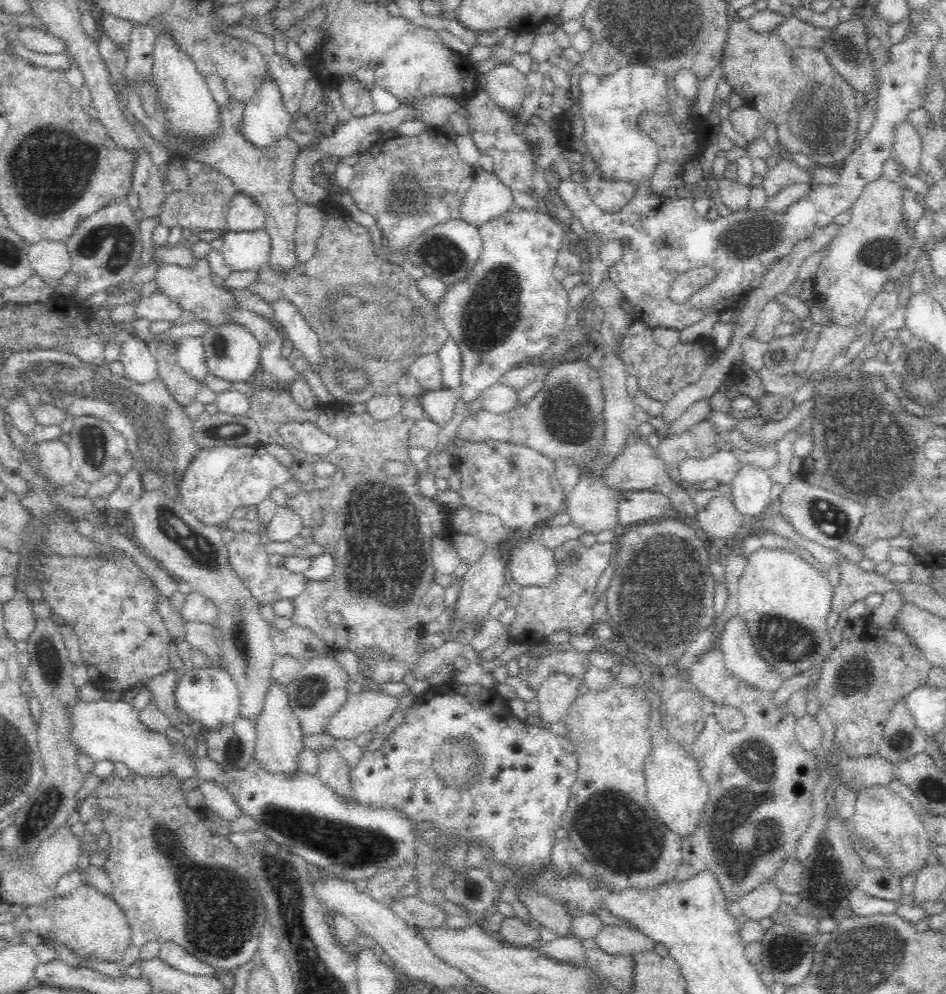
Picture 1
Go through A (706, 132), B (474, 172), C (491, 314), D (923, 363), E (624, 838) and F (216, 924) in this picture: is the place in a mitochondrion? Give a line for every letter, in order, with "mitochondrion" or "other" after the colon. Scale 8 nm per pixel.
A: other
B: other
C: mitochondrion
D: mitochondrion
E: mitochondrion
F: mitochondrion

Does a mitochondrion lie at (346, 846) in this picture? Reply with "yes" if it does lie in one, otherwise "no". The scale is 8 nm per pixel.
yes

